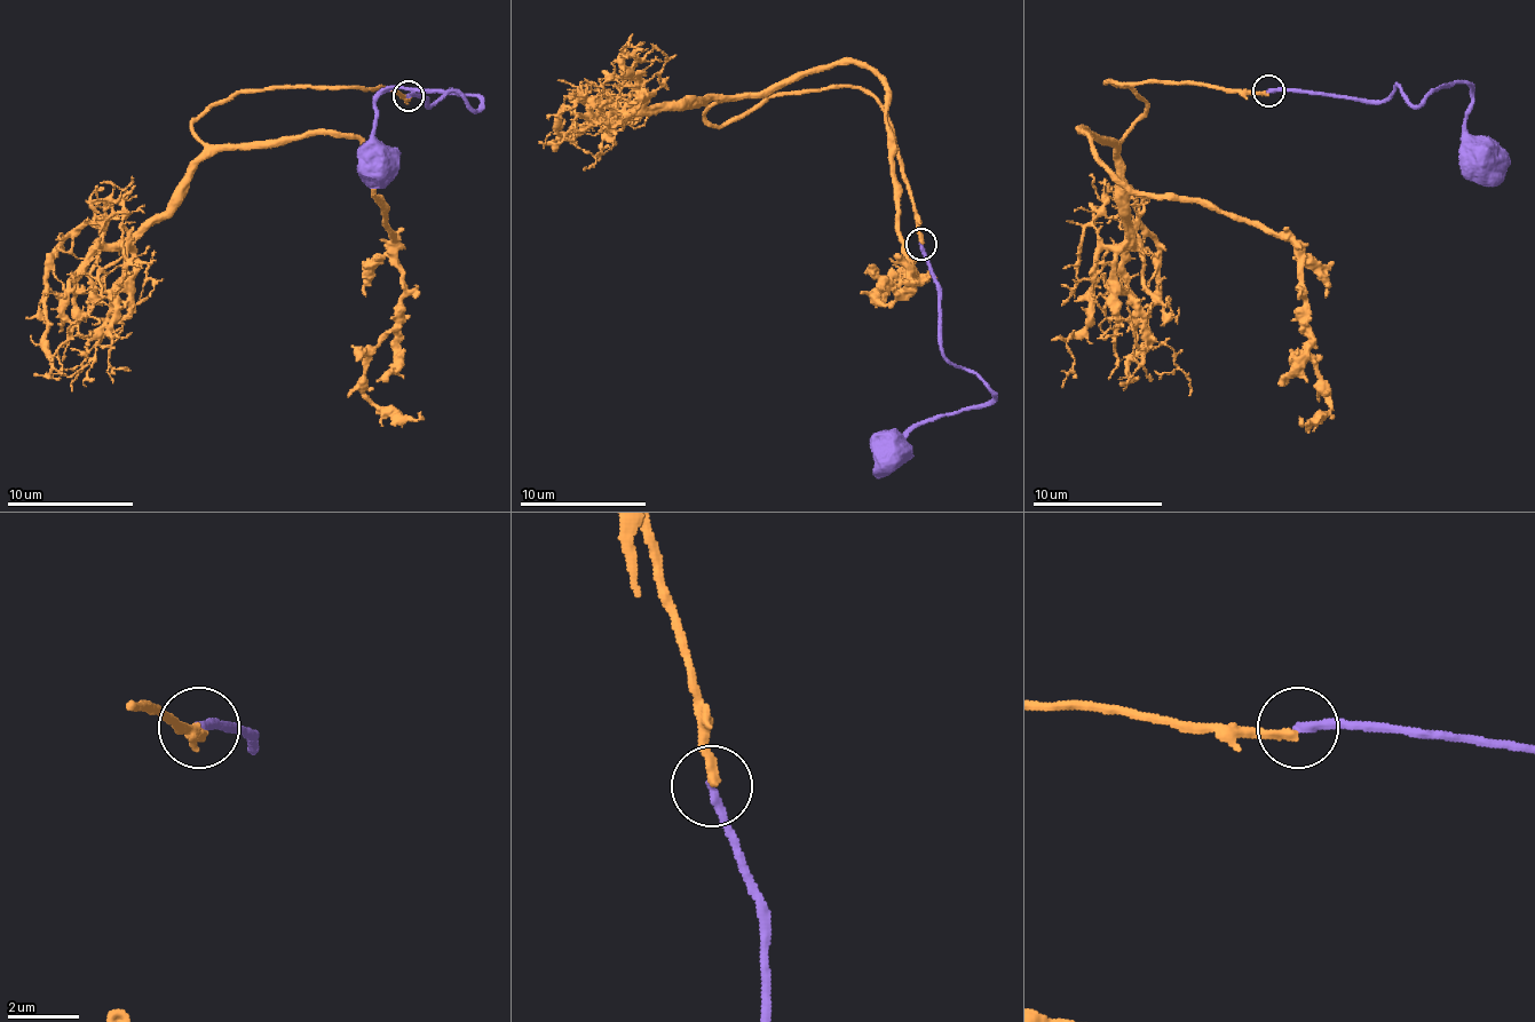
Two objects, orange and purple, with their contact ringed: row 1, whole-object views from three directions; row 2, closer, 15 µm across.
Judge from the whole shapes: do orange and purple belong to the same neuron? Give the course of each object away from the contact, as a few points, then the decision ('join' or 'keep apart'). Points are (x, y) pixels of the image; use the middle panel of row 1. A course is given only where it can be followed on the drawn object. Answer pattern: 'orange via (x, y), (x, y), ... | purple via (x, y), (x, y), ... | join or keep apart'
orange via (922, 243), (871, 95), (706, 111), (864, 63), (915, 278), (877, 296), (934, 275) | purple via (922, 243), (938, 287), (941, 350), (994, 395), (988, 401), (912, 424), (887, 442), (887, 436), (893, 449) | keep apart

